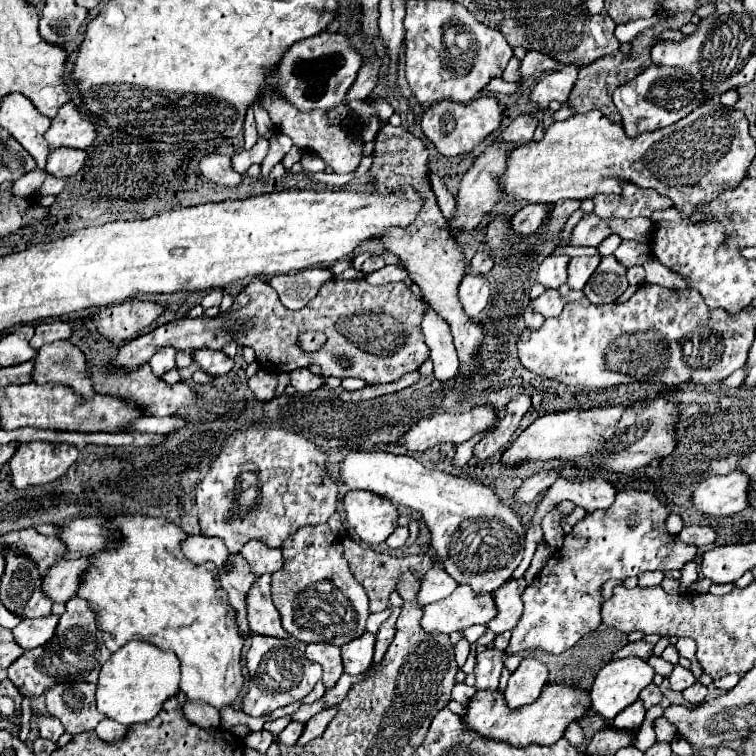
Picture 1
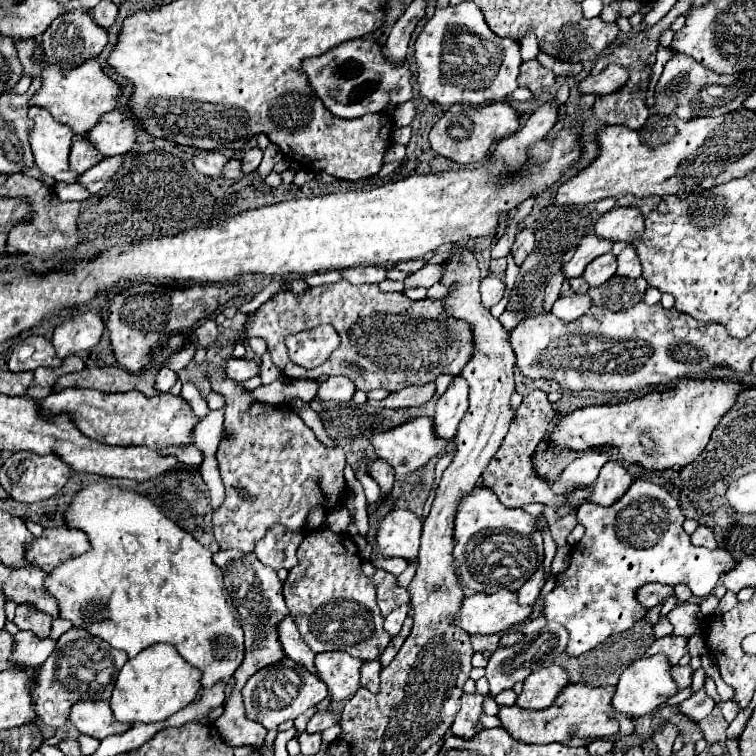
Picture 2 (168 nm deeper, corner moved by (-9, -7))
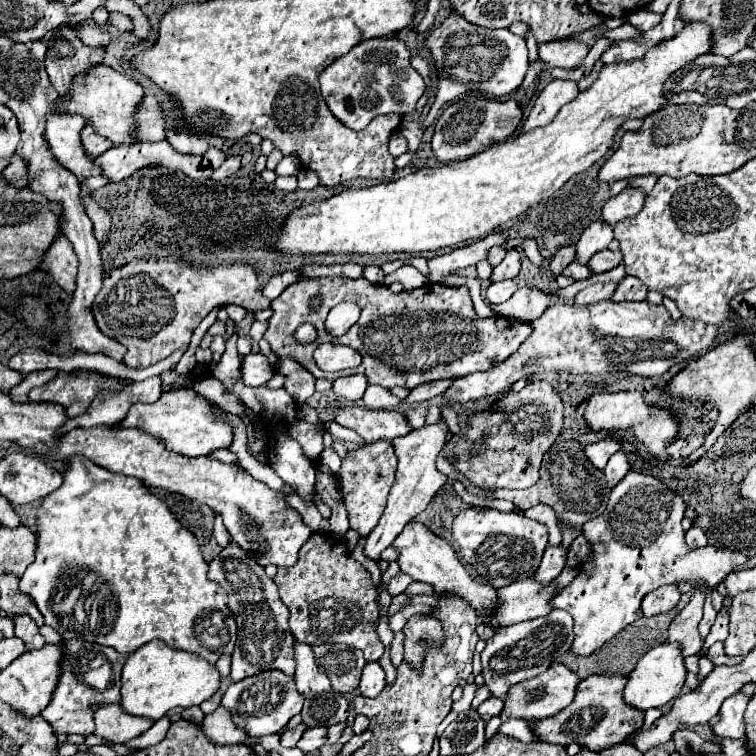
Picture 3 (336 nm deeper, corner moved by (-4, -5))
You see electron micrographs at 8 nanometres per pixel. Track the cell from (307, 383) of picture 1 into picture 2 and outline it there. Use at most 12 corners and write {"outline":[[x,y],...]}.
{"outline":[[348,377],[318,383],[322,403],[350,401],[354,385]]}

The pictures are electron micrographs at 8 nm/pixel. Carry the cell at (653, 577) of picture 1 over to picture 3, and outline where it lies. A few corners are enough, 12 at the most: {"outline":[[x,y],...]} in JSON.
{"outline":[[677,585],[659,587],[643,599],[643,615],[667,613],[679,603]]}

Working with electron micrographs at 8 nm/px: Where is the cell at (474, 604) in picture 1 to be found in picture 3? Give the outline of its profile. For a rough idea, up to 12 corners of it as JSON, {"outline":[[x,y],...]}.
{"outline":[[515,581],[497,591],[501,627],[553,611],[557,583]]}

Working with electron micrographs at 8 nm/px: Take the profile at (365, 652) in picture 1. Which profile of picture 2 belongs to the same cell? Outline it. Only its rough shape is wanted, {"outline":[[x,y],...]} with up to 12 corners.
{"outline":[[366,661],[360,667],[360,685],[376,693],[380,661]]}

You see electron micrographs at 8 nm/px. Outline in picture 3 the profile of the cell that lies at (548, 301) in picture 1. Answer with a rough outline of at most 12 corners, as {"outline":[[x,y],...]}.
{"outline":[[617,283],[591,285],[575,295],[577,305],[611,299]]}

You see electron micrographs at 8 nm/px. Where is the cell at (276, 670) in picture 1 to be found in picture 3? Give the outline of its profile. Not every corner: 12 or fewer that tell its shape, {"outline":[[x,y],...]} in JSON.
{"outline":[[273,669],[231,683],[219,705],[249,737],[301,711],[295,679]]}

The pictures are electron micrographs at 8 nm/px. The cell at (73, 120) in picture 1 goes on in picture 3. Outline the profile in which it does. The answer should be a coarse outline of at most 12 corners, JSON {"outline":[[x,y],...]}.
{"outline":[[147,95],[137,119],[143,141],[165,139],[165,119],[155,97]]}

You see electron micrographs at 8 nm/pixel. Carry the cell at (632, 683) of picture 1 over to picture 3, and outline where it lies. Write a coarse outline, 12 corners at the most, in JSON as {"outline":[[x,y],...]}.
{"outline":[[649,649],[629,675],[625,703],[647,711],[677,699],[685,657]]}

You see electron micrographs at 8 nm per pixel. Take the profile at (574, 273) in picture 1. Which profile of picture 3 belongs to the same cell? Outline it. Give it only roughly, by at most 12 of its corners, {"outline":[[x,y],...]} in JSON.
{"outline":[[605,249],[587,267],[595,273],[615,269],[623,253]]}

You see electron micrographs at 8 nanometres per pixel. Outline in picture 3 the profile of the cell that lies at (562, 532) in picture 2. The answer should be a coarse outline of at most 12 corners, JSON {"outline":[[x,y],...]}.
{"outline":[[577,439],[547,449],[529,489],[493,489],[521,511],[543,503],[583,525],[611,485]]}

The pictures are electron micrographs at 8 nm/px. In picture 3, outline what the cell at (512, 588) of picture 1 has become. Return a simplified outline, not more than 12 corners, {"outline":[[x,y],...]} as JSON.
{"outline":[[549,545],[535,579],[549,583],[567,565],[567,549]]}

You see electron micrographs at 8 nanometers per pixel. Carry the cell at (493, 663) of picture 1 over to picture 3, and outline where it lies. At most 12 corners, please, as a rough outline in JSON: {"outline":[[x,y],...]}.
{"outline":[[555,609],[501,627],[481,653],[491,697],[533,679],[571,649]]}

